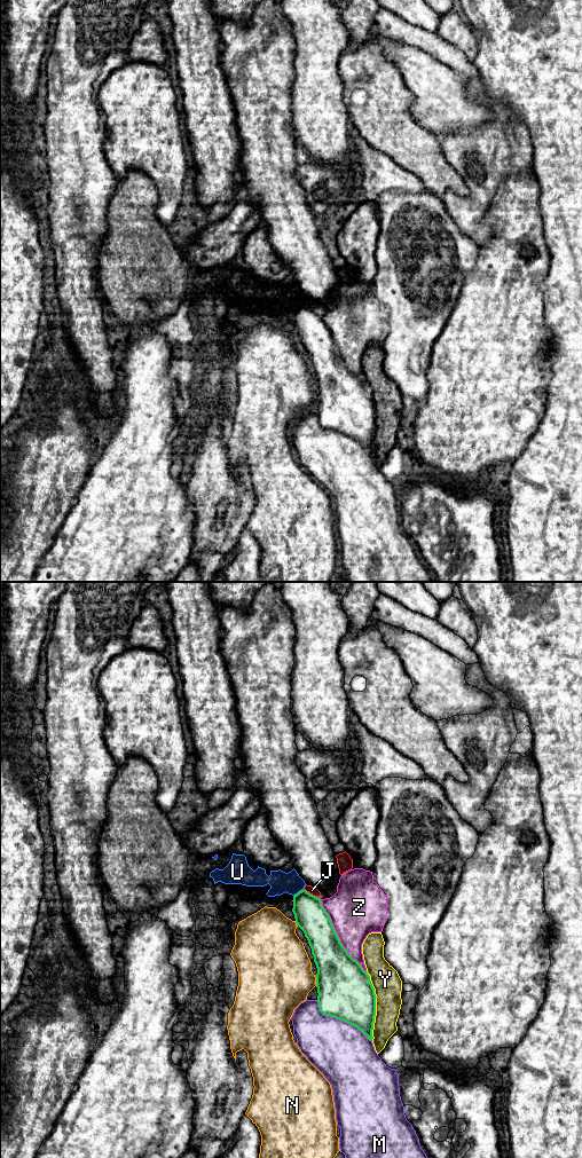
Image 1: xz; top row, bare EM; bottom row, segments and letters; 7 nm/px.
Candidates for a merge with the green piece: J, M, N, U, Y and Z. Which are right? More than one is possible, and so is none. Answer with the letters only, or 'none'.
none

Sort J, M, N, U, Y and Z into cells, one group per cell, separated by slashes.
J U / M / N / Y / Z

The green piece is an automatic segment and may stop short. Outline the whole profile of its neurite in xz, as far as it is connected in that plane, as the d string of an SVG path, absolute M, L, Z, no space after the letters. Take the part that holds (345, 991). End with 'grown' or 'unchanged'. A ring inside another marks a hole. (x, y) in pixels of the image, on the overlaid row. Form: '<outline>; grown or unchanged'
M301 890L293 896L292 901L296 923L308 940L317 968L315 977L320 1011L325 1016L335 1017L357 1027L372 1041L377 996L370 976L340 943L320 898Z; unchanged

